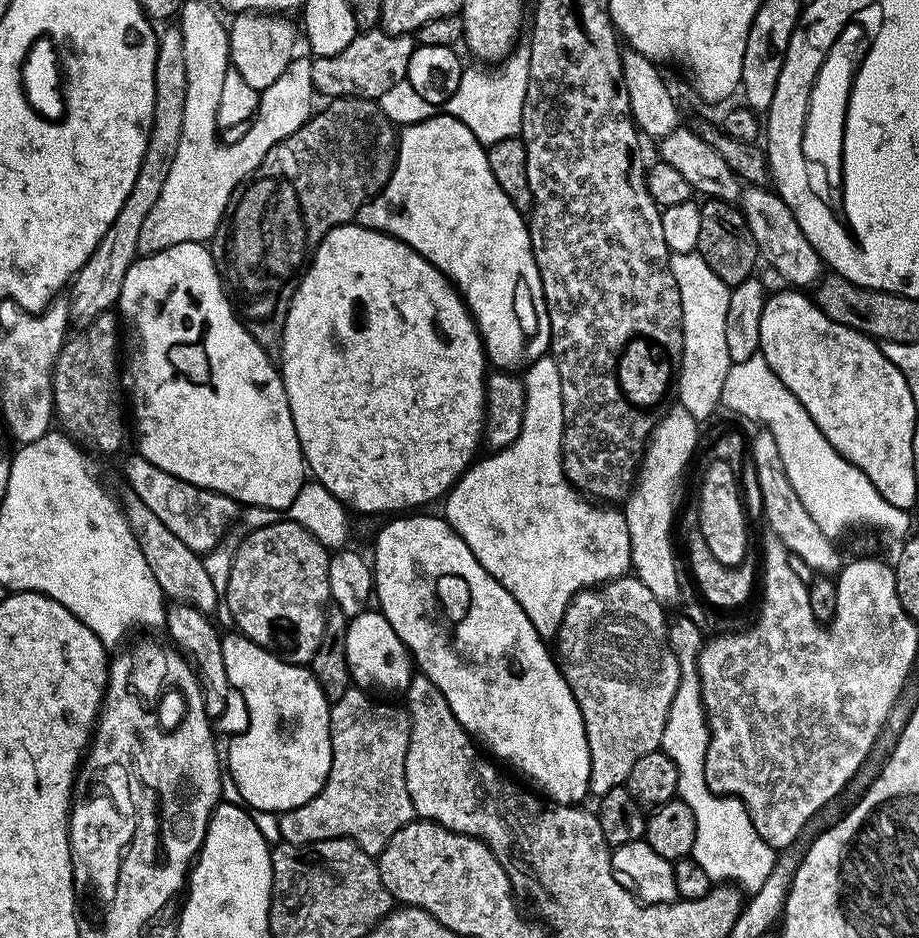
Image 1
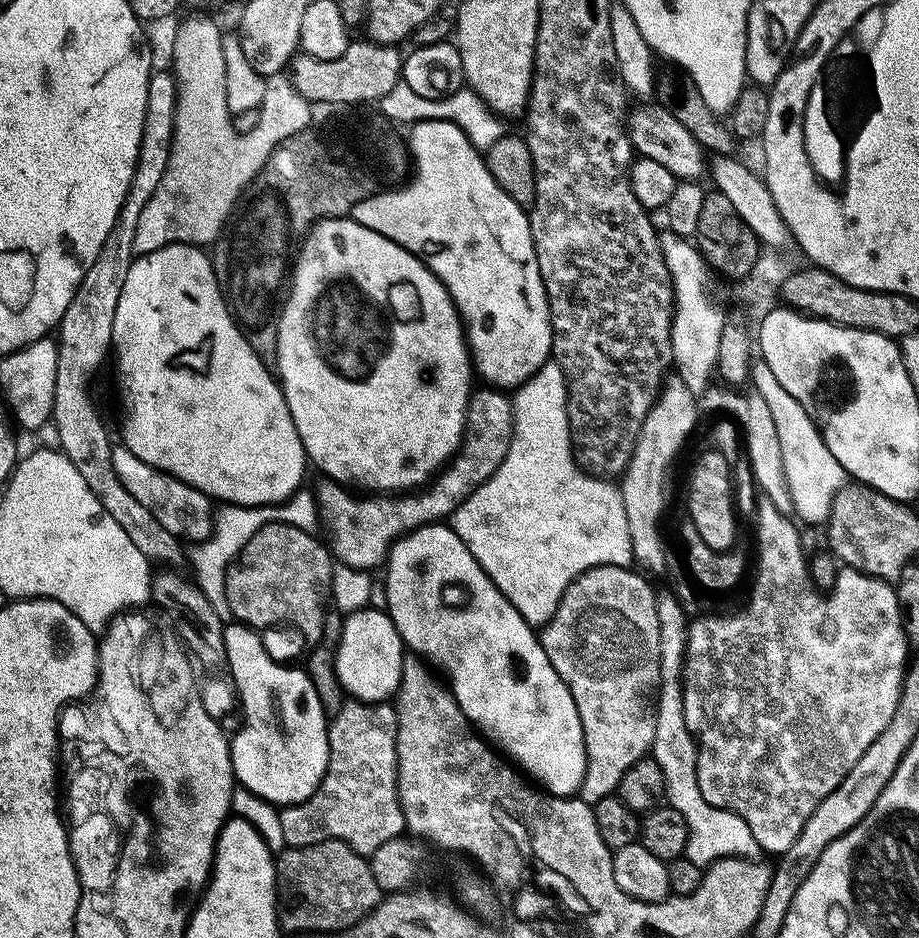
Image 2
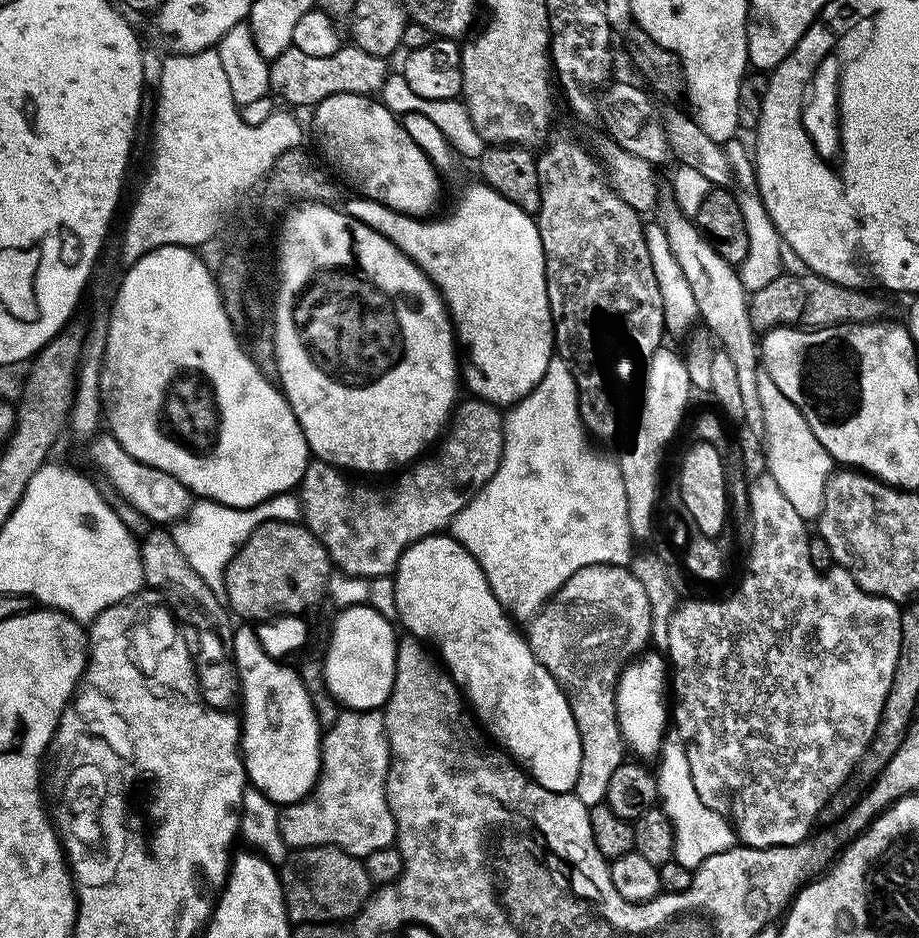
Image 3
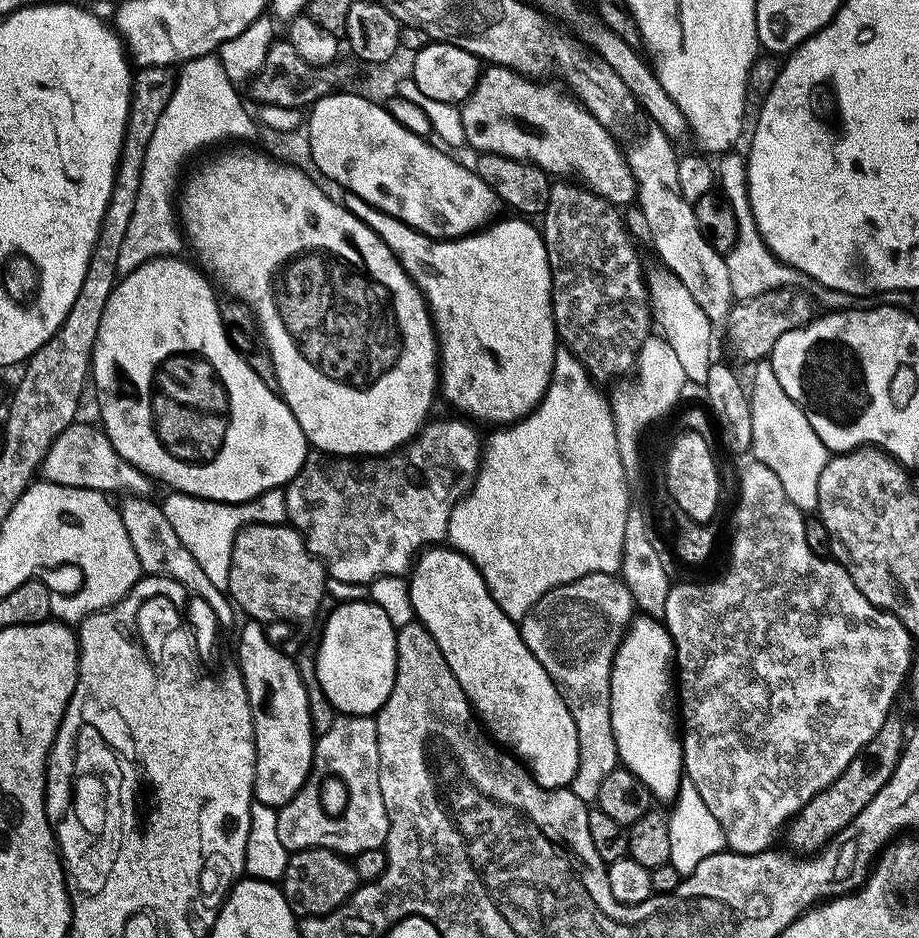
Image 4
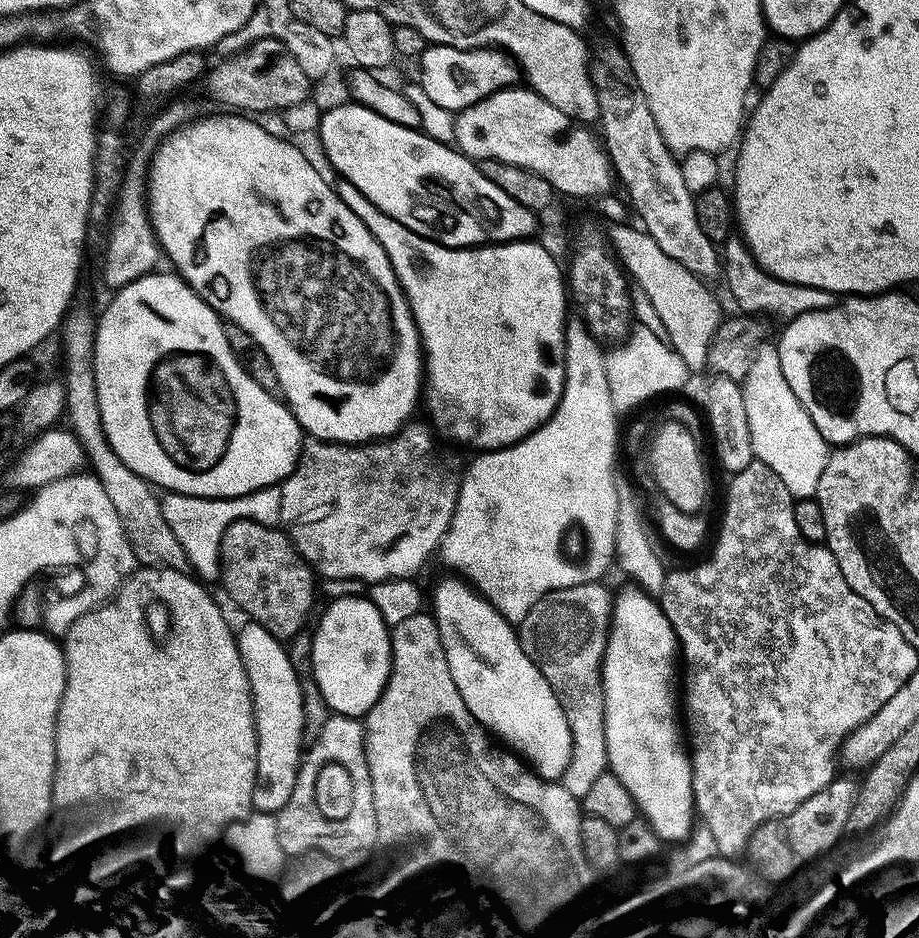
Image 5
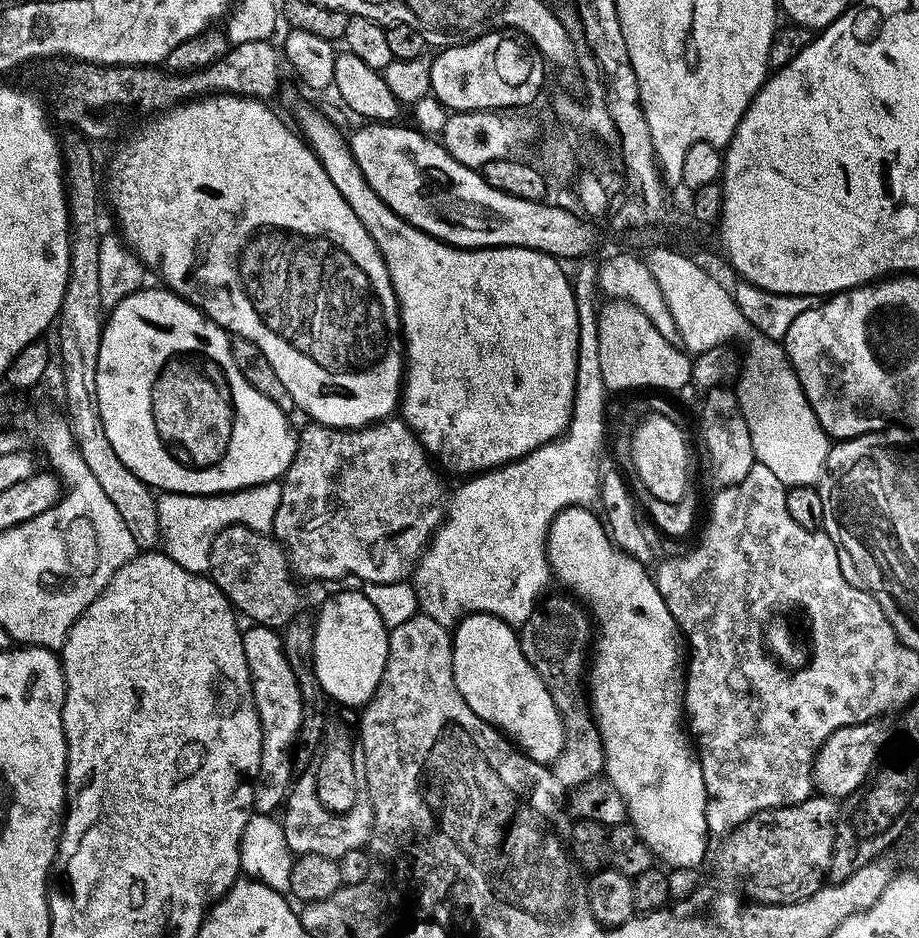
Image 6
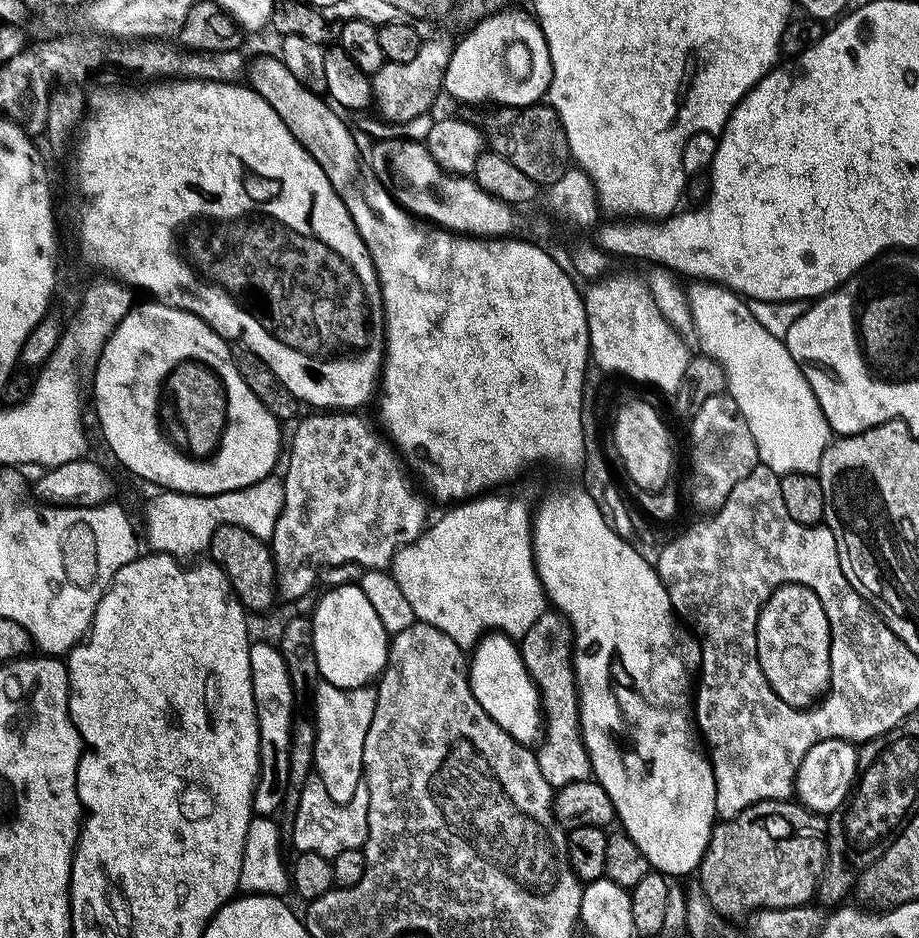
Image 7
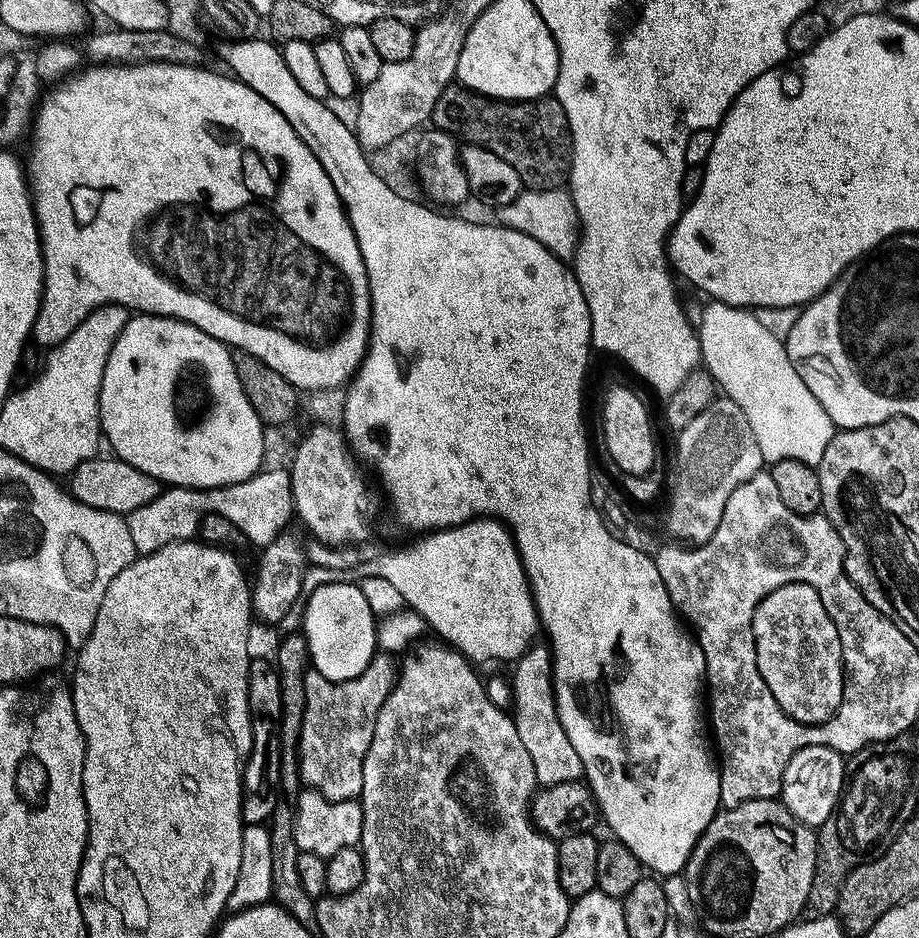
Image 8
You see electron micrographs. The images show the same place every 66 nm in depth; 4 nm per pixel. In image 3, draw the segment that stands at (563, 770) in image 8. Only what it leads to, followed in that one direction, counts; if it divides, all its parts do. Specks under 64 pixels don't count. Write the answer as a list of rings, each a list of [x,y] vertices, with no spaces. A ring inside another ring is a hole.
[[[599,564],[586,570],[578,570],[578,574],[574,574],[574,578],[570,578],[570,582],[566,582],[566,586],[562,586],[556,597],[527,625],[526,639],[534,658],[538,658],[542,666],[546,666],[560,689],[568,695],[570,710],[582,738],[582,770],[578,774],[578,786],[574,794],[589,809],[607,801],[610,780],[614,778],[618,766],[626,763],[626,745],[620,729],[616,692],[620,688],[624,669],[633,663],[634,658],[649,651],[652,620],[654,614],[650,610],[646,586],[638,582],[631,567],[615,568],[609,564]]]

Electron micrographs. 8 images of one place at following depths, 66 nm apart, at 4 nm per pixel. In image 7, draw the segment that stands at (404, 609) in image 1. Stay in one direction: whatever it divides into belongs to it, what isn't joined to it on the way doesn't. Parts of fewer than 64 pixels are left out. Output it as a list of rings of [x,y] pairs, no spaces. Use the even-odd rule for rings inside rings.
[[[503,634],[485,635],[471,653],[468,681],[474,690],[474,698],[478,698],[478,706],[482,706],[482,710],[486,710],[510,738],[525,746],[541,743],[546,721],[540,692],[526,670],[524,655],[515,639]]]

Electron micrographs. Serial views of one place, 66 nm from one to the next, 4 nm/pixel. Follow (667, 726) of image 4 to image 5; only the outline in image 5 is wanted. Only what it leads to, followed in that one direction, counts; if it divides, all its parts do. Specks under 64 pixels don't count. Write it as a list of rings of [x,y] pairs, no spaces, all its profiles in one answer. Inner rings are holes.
[[[628,586],[621,596],[619,593],[615,597],[612,633],[604,659],[608,767],[611,775],[617,776],[630,794],[634,794],[639,815],[648,820],[660,839],[669,845],[687,841],[698,820],[692,757],[678,715],[678,657],[681,652],[670,618],[666,618],[663,607],[649,593]]]

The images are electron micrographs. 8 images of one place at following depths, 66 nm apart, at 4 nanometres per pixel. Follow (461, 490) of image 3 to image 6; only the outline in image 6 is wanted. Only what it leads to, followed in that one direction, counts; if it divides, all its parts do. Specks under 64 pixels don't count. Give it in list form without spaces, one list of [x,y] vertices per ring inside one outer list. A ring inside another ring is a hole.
[[[389,418],[379,424],[369,424],[366,428],[327,428],[321,424],[309,423],[308,428],[299,429],[296,441],[296,457],[282,481],[282,502],[278,508],[274,535],[288,552],[292,571],[301,581],[335,580],[341,582],[348,575],[357,575],[367,584],[392,584],[407,581],[413,575],[421,556],[428,551],[436,532],[445,522],[450,503],[449,489],[444,489],[445,477],[438,471],[433,457],[420,444],[420,438],[409,428],[402,418]]]

